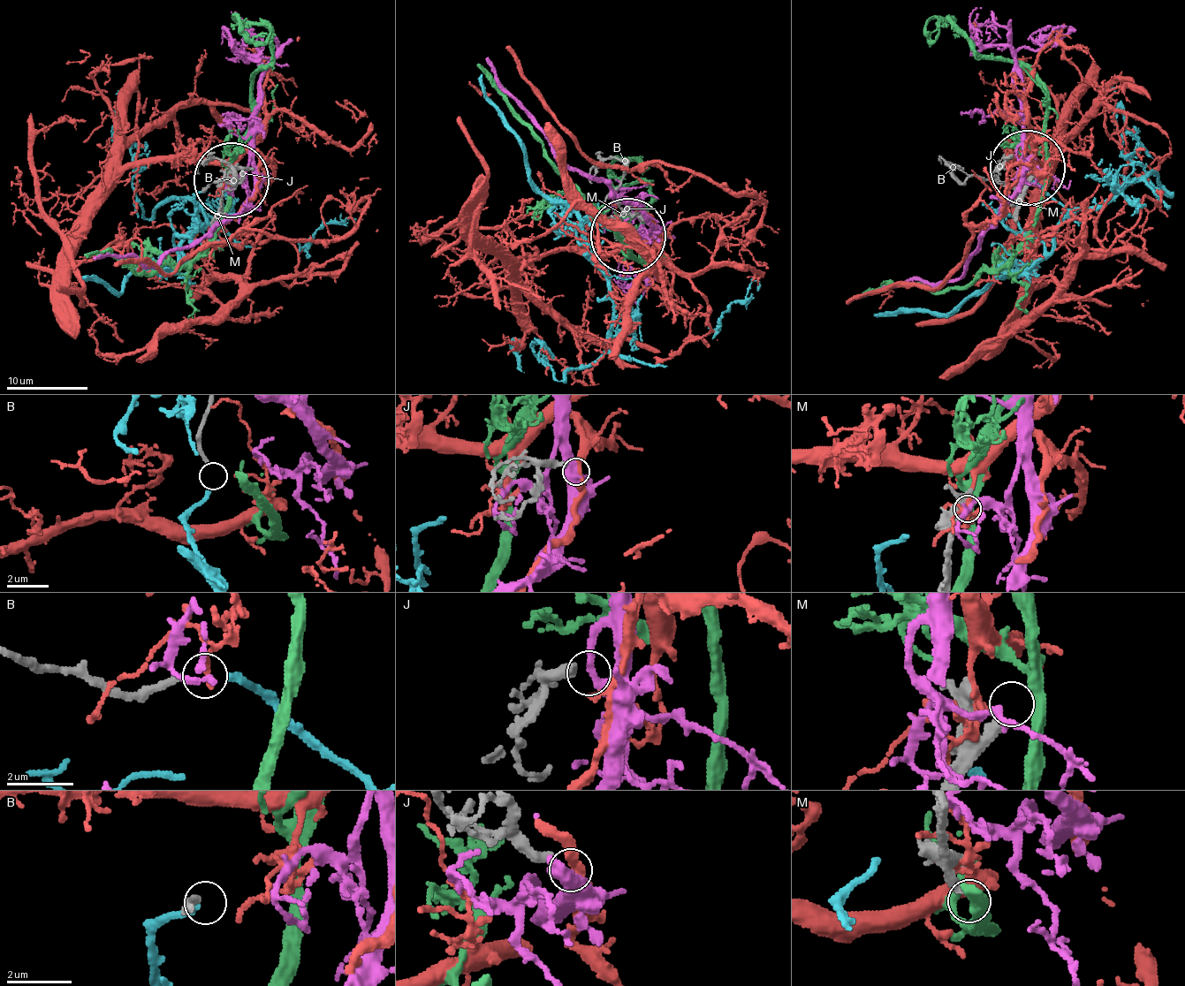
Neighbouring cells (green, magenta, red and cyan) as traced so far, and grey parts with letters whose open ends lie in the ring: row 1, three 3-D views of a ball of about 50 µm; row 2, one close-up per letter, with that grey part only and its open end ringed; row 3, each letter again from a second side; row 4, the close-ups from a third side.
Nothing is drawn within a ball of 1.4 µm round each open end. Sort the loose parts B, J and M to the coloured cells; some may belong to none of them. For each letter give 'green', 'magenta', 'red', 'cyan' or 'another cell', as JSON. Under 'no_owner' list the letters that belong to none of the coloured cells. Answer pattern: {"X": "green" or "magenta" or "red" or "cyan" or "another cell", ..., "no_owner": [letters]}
{"B": "cyan", "J": "magenta", "M": "another cell", "no_owner": ["M"]}

